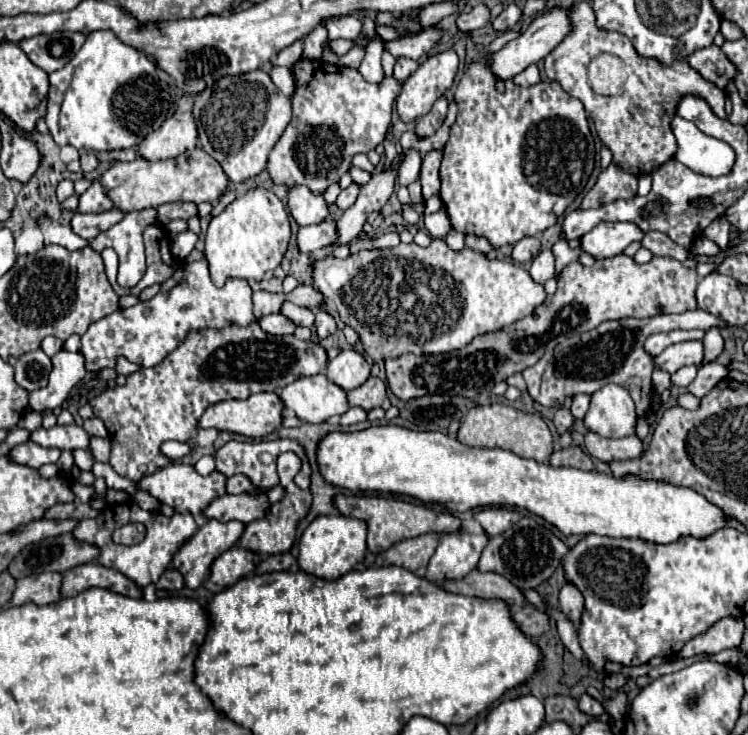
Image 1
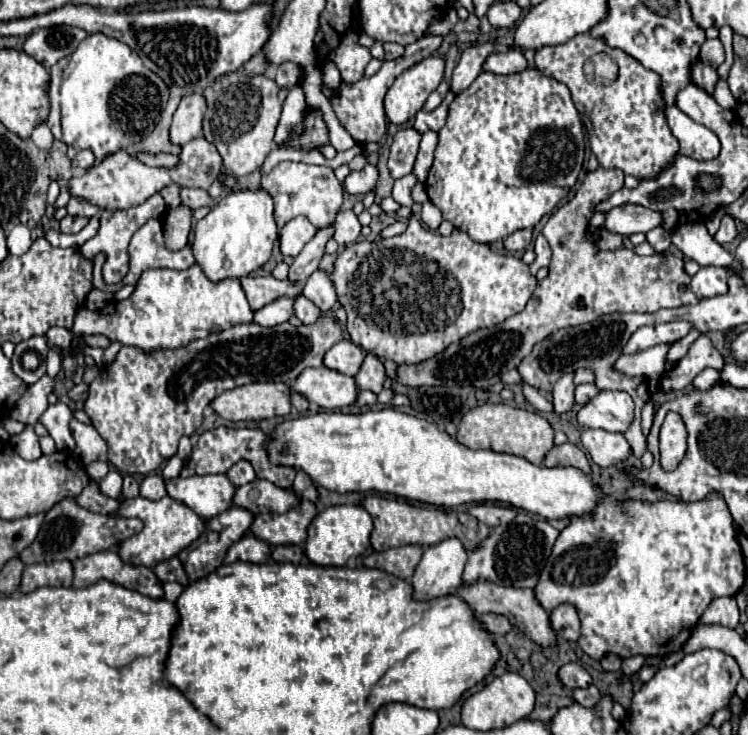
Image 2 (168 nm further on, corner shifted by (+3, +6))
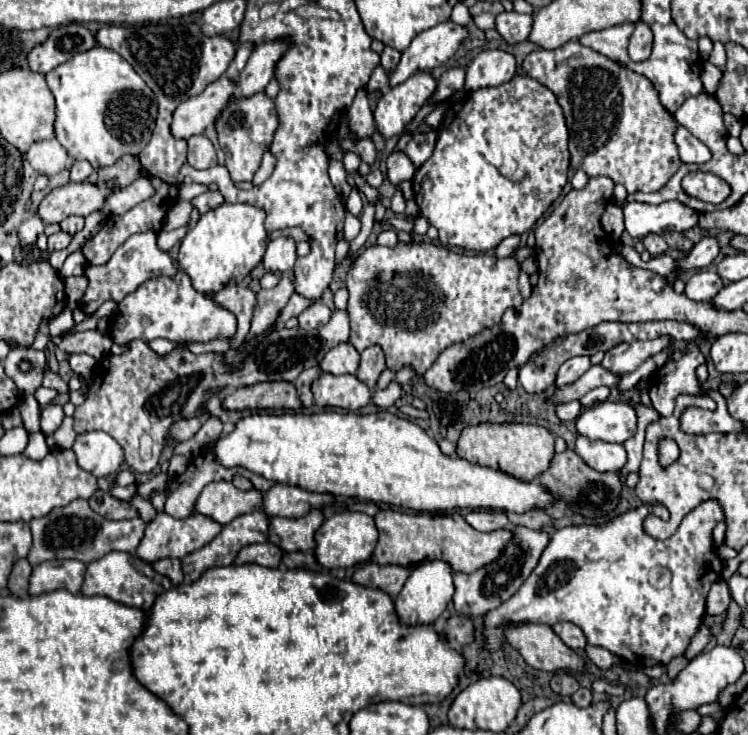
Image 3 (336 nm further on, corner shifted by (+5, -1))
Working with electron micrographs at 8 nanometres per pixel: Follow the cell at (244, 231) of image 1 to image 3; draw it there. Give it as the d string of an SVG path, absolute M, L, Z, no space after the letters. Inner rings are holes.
M228 204L208 210L200 216L198 224L188 230L180 242L176 264L184 270L192 286L202 294L214 294L228 282L242 280L256 264L262 262L268 238L264 228L264 212L250 204Z

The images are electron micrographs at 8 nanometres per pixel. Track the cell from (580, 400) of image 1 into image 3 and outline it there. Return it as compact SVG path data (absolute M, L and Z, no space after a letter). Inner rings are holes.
M598 386L596 390L590 390L588 394L584 394L584 398L580 398L582 406L594 406L598 402L604 402L610 396L610 388L608 386Z

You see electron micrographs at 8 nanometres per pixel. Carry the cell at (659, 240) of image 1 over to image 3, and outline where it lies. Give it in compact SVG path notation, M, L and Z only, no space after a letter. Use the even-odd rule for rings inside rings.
M648 234L642 238L642 244L646 246L646 250L652 254L652 256L658 256L658 254L664 254L666 252L666 242L662 240L662 236L658 234Z

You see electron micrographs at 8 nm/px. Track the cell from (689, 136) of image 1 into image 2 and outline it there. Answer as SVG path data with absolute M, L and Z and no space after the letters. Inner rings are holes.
M676 105L666 109L666 119L674 137L680 141L680 155L696 161L710 161L720 155L720 139L708 127L694 123Z

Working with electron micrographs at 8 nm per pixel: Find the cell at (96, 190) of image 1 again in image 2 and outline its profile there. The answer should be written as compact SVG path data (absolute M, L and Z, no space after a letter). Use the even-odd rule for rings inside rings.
M72 197L72 199L68 201L66 209L68 209L70 215L84 215L84 217L96 217L96 215L100 215L100 211L102 211L98 205L92 205L90 201L80 199L80 197Z

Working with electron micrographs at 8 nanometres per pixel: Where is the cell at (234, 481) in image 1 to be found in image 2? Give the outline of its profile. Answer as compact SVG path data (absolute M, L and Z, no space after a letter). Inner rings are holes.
M238 461L236 465L232 465L232 467L228 469L228 473L226 473L226 475L228 475L228 479L232 481L232 485L234 485L234 487L240 487L240 485L252 483L252 481L256 479L252 465L250 465L250 463L246 463L246 461Z

